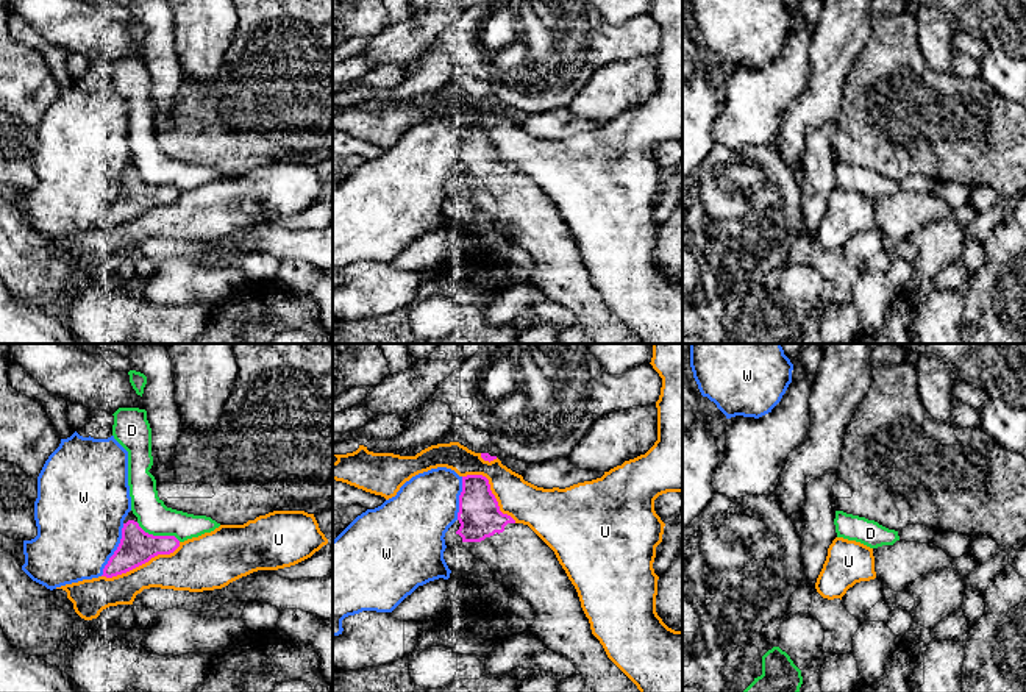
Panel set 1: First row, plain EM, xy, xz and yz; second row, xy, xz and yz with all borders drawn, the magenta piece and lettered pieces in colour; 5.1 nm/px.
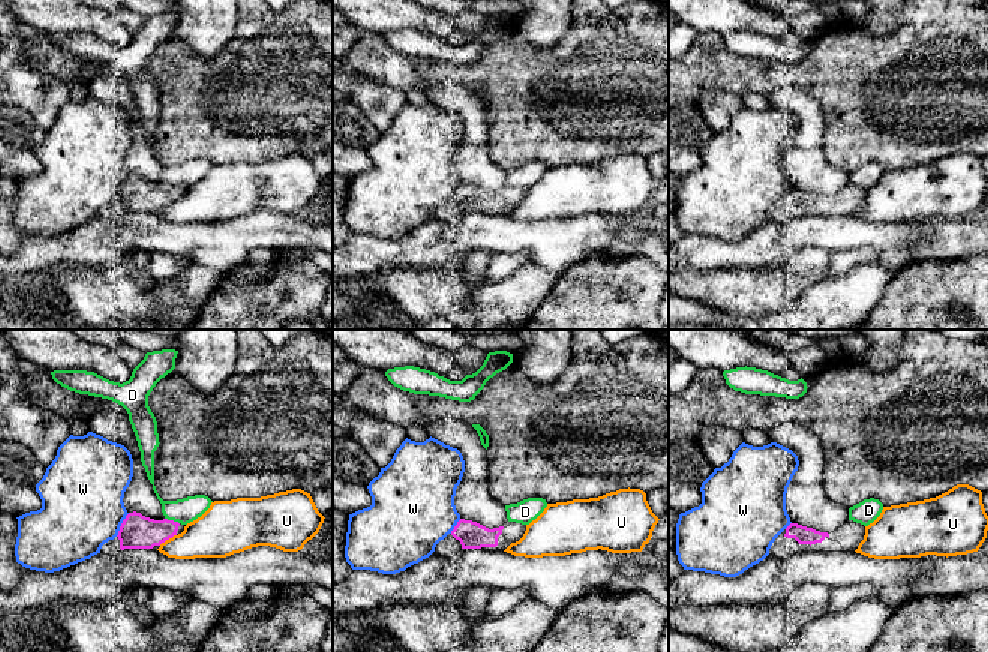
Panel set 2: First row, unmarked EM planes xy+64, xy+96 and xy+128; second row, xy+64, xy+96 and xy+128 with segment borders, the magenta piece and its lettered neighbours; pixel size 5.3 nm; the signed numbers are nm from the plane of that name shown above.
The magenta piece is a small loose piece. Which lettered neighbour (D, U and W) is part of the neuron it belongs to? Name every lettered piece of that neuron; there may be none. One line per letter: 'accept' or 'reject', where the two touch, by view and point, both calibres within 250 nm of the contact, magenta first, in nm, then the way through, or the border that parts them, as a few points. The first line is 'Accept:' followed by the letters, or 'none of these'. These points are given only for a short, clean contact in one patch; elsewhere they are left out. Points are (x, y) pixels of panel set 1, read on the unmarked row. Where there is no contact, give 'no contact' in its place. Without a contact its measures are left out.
Accept: none of these
D: reject; meets magenta in xy at (158, 186); 180 nm thick on the magenta side, 170 nm on the other; border along xy (136, 172), (149, 183), (174, 185), (180, 191)
U: reject; meets magenta in xy at (141, 214); 180 nm thick on the magenta side, 240 nm on the other
W: reject; meets magenta in xy at (116, 200); 180 nm thick on the magenta side, 440 nm on the other

